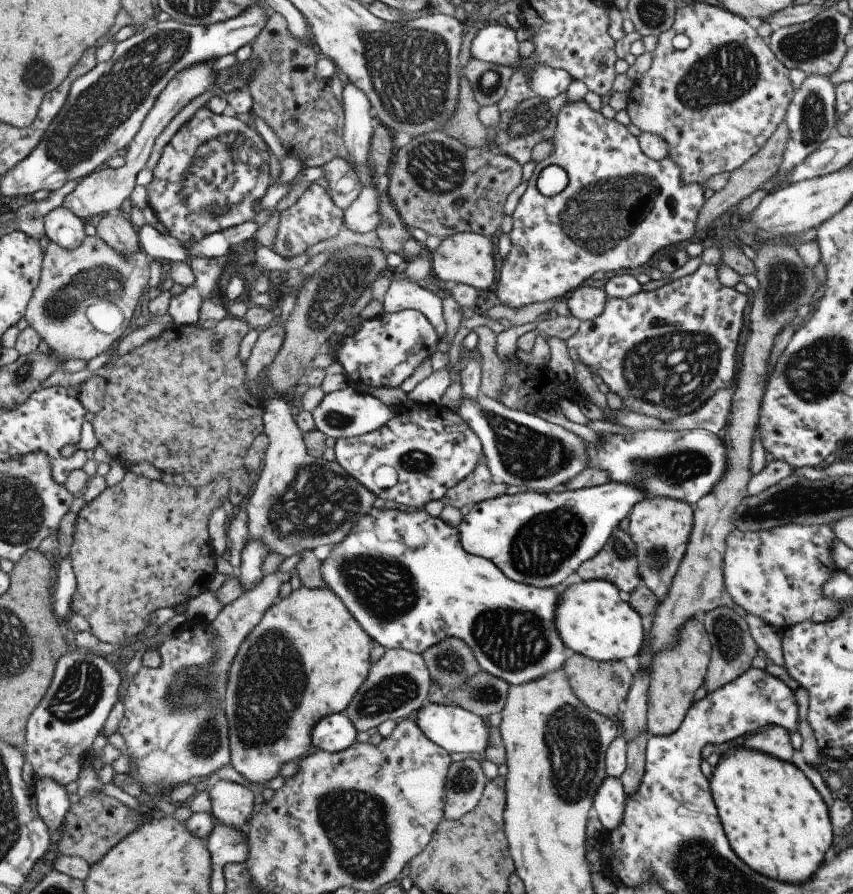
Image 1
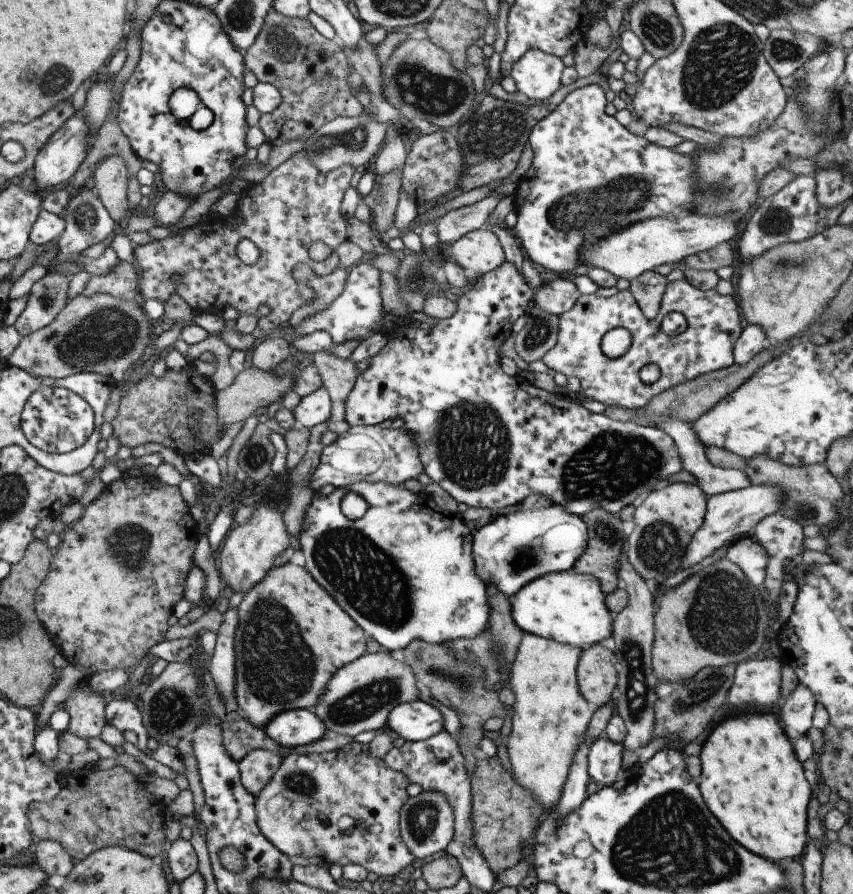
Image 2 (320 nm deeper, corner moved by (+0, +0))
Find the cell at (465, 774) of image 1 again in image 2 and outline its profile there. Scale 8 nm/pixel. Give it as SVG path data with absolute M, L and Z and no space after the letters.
M421 791L416 796L406 799L398 812L400 837L414 858L428 860L431 854L446 850L454 831L452 810L446 798L435 791Z

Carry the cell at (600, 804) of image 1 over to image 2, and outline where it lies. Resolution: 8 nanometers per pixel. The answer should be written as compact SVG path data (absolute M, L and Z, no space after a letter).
M601 735L588 748L586 754L587 772L593 782L602 786L615 781L619 766L621 766L621 752L624 750L620 742L609 740Z

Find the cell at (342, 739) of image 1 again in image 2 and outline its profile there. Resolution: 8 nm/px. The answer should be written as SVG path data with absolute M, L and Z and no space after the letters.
M292 708L271 717L262 731L282 747L295 747L319 740L326 727L309 708Z

